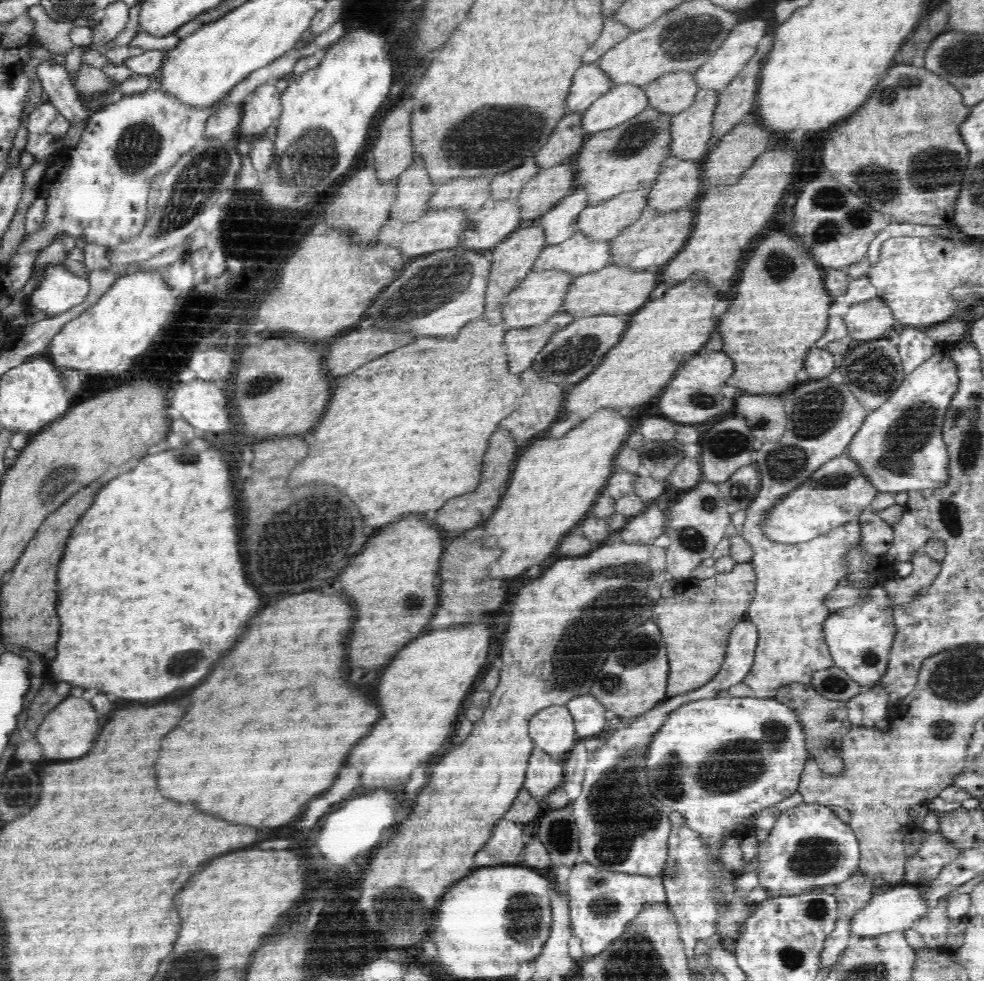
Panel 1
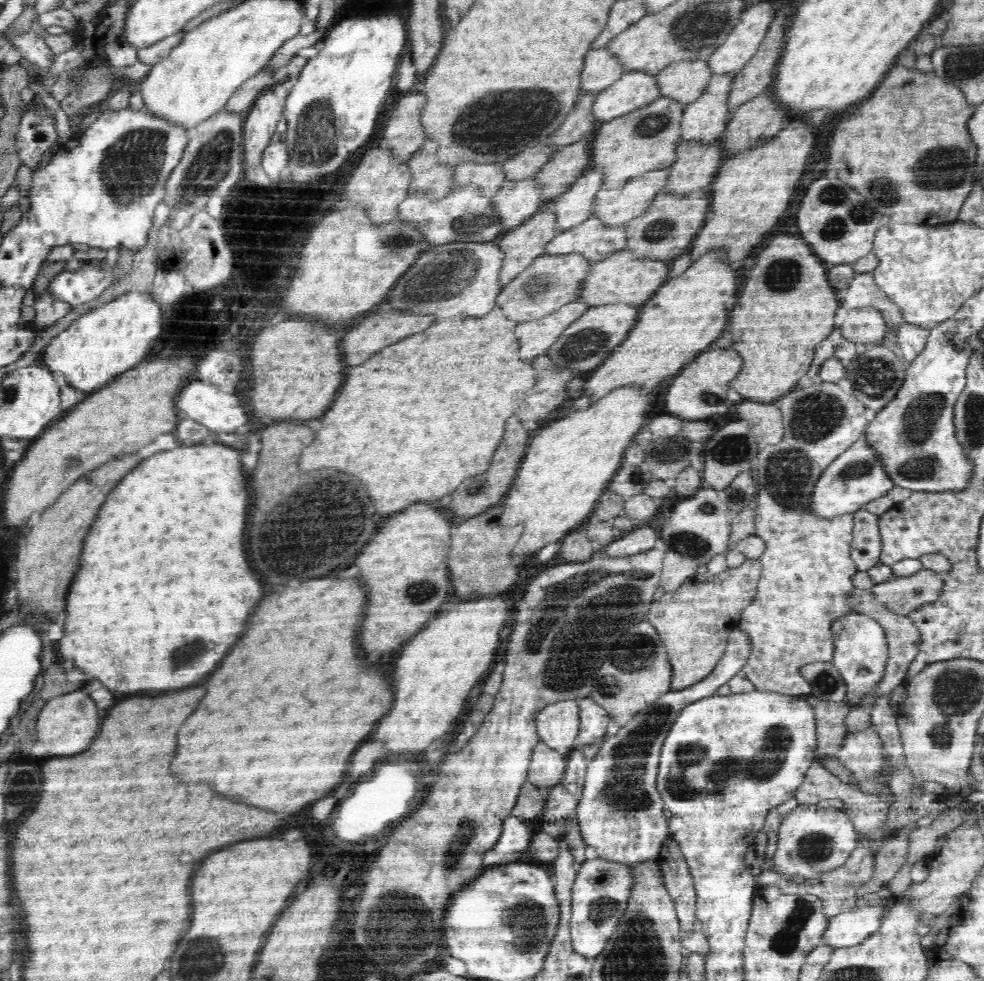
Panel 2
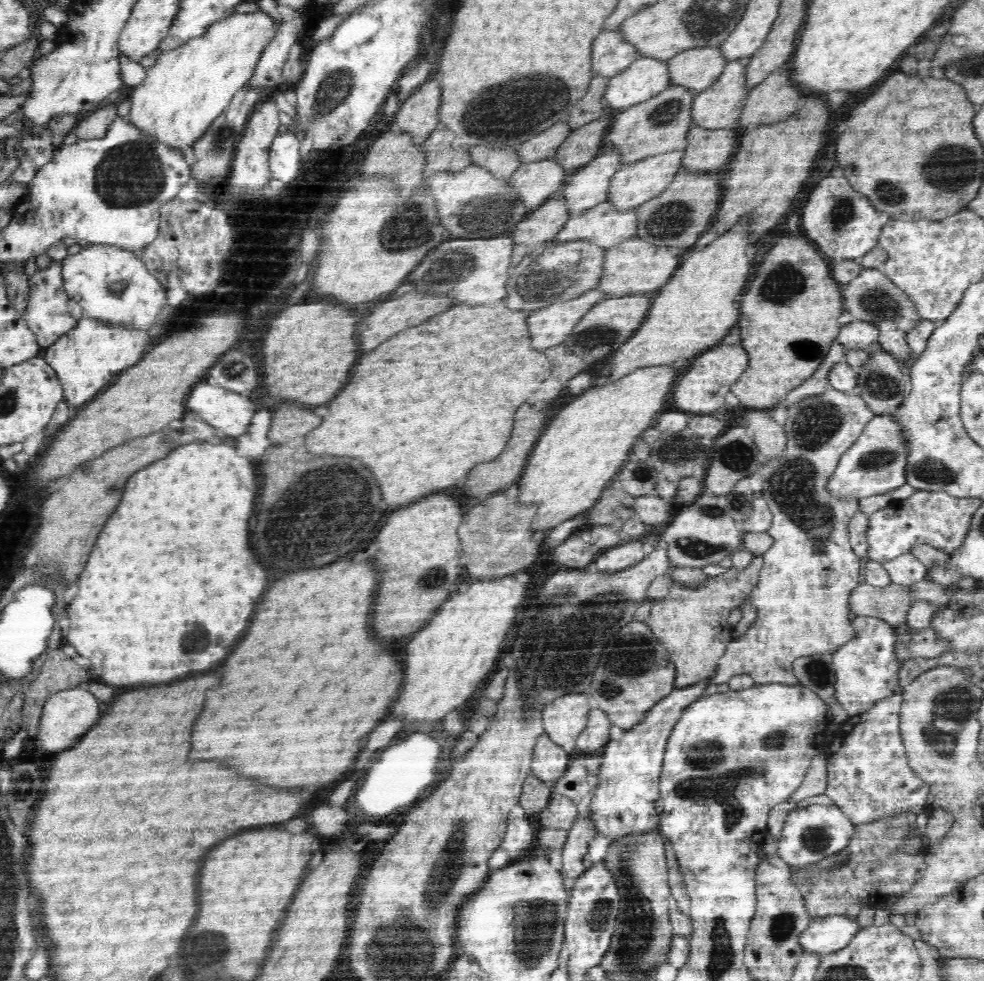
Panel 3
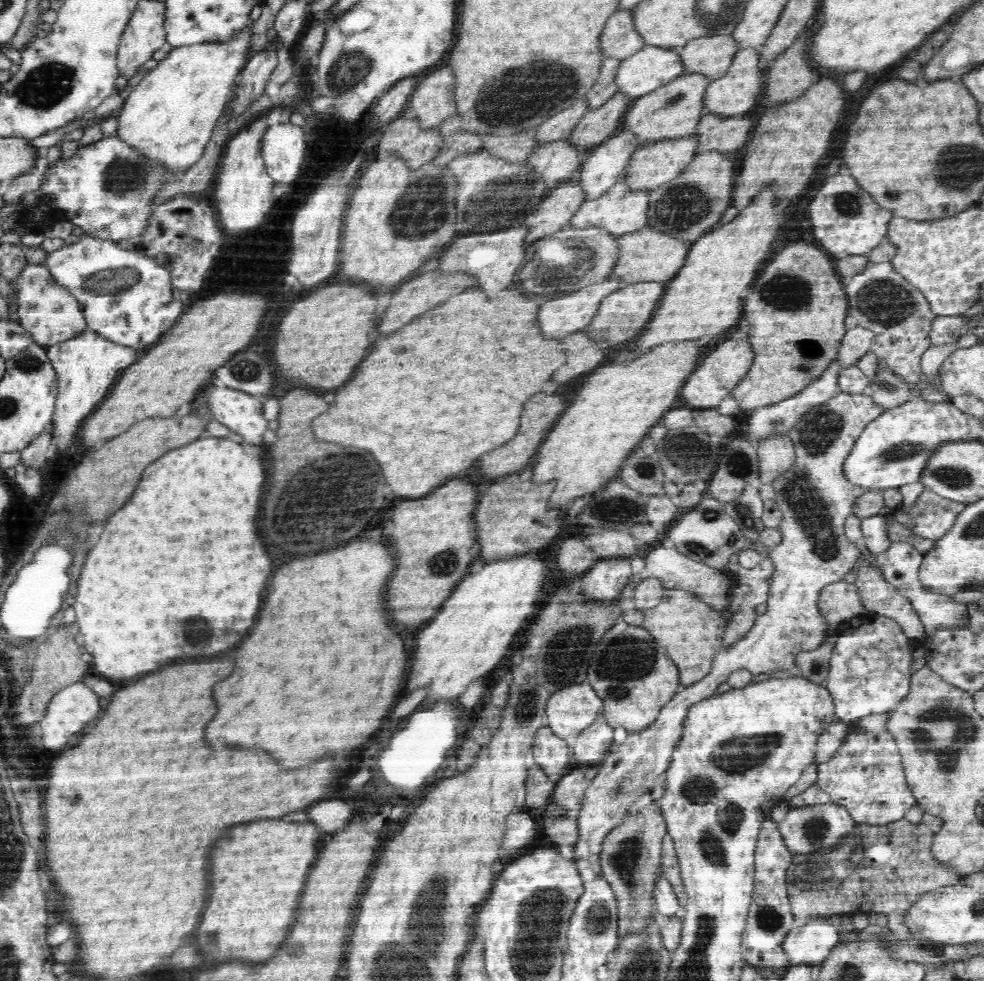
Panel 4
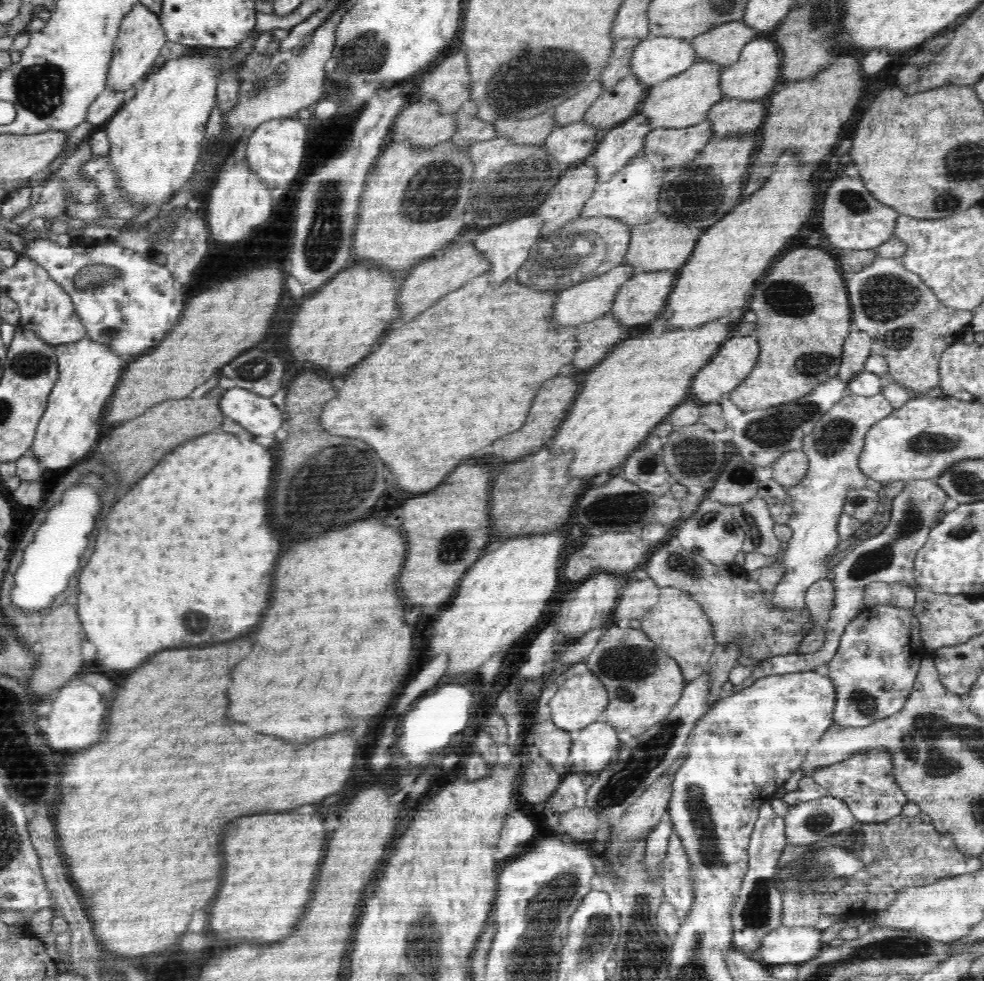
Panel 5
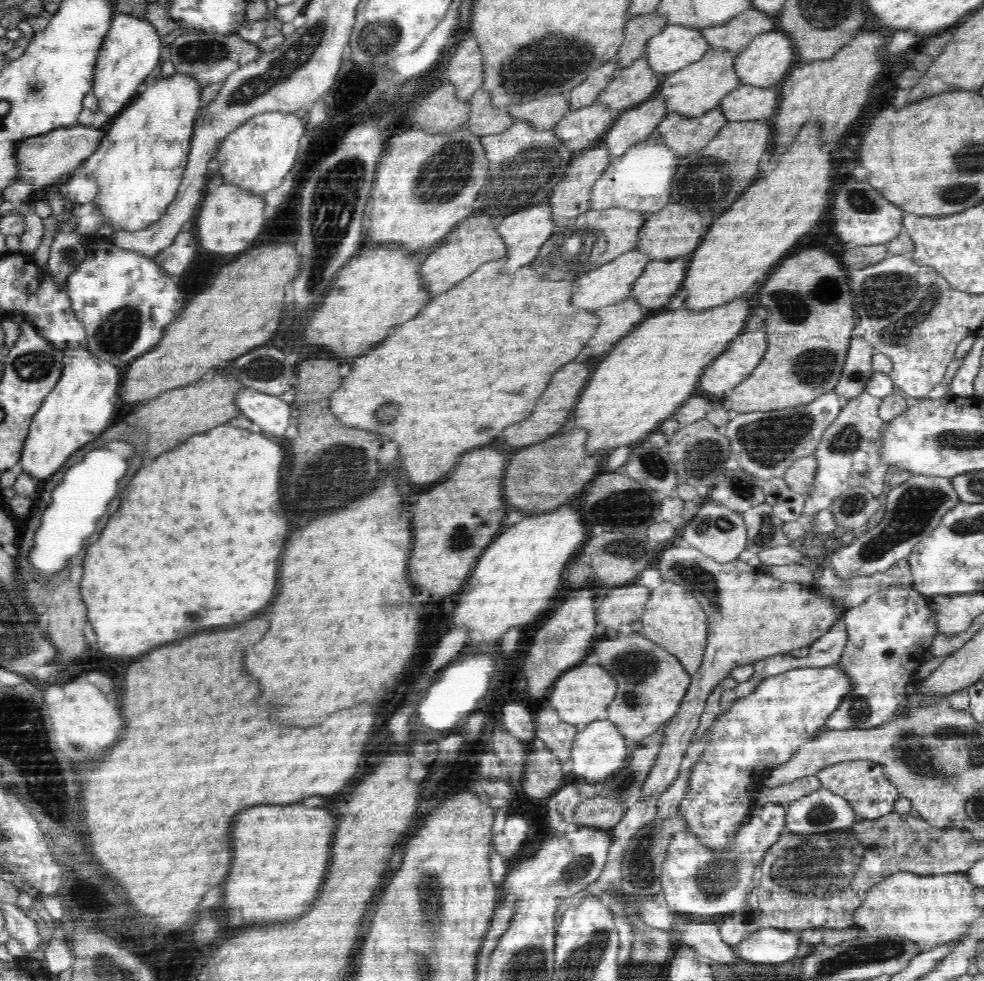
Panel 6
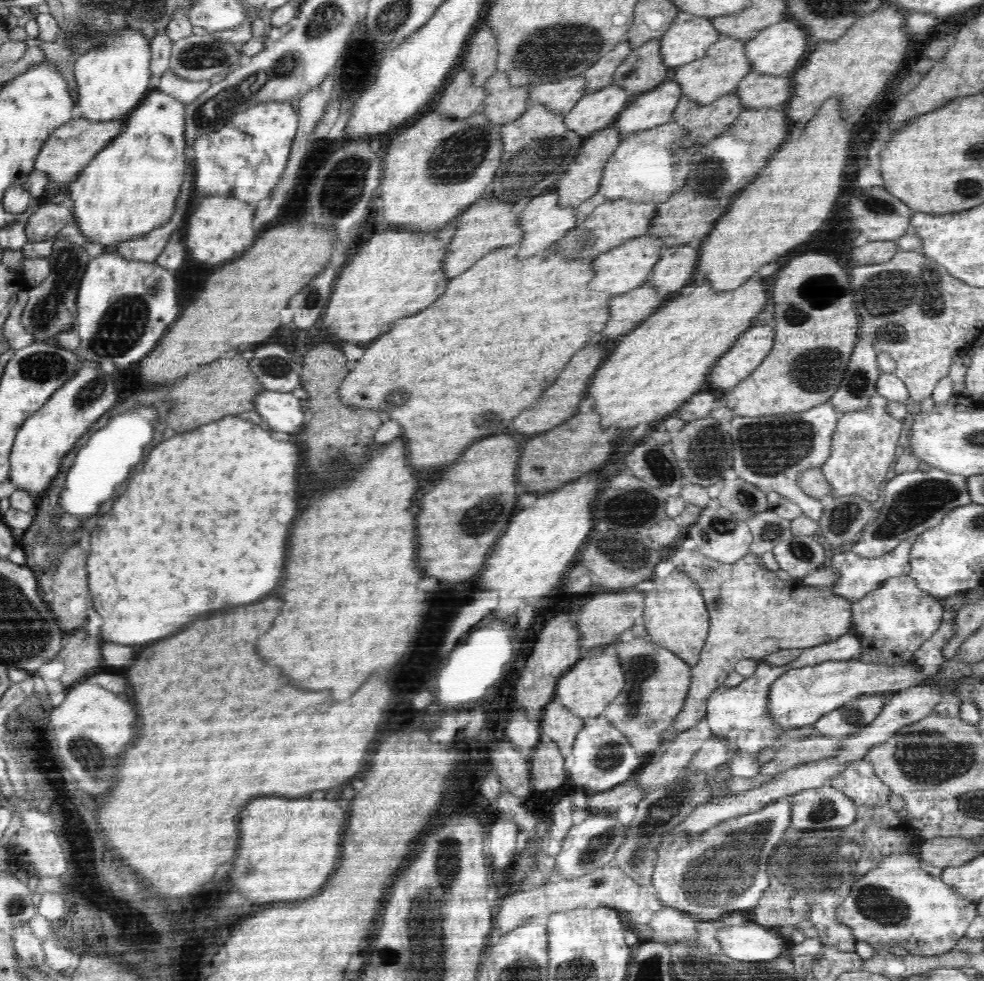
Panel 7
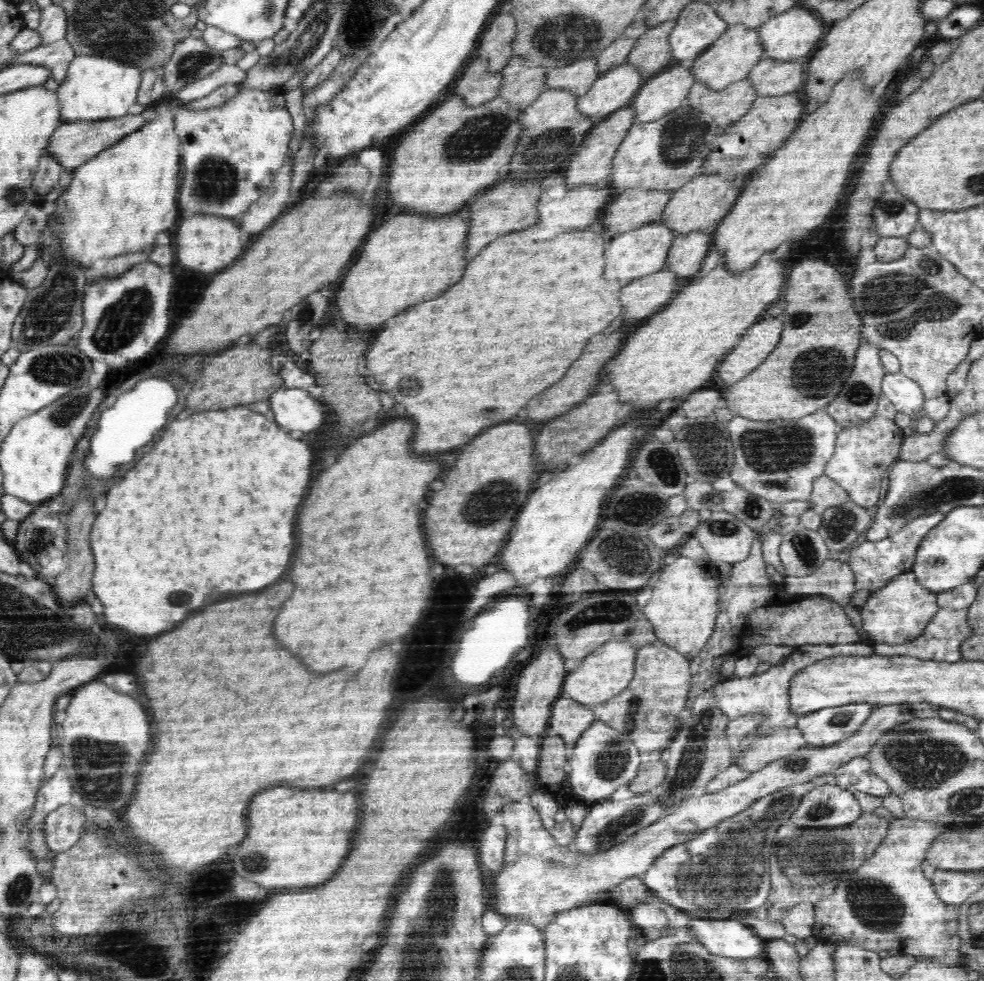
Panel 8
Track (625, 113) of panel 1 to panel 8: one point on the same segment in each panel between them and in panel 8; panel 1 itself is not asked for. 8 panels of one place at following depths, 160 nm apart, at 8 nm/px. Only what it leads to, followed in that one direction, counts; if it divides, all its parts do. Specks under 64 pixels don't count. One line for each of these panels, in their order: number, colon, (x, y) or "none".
2: (635, 89)
3: (644, 78)
4: (645, 71)
5: (655, 59)
6: (675, 47)
7: (688, 38)
8: (698, 26)

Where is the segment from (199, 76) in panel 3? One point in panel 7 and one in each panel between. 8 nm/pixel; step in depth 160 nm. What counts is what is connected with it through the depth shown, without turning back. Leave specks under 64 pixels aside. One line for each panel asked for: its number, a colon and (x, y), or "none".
4: (169, 117)
5: (156, 138)
6: (147, 145)
7: (130, 187)

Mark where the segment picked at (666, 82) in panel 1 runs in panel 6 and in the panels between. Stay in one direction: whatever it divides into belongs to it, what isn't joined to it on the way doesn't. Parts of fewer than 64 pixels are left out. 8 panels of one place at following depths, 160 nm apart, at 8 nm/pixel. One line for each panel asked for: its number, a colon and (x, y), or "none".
2: (684, 81)
3: (696, 69)
4: (711, 56)
5: (722, 45)
6: (736, 34)

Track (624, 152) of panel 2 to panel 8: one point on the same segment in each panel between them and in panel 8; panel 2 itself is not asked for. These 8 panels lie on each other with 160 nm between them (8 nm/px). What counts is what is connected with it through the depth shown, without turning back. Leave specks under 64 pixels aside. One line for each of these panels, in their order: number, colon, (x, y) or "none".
3: (659, 125)
4: (673, 111)
5: (683, 100)
6: (700, 86)
7: (724, 65)
8: (730, 58)

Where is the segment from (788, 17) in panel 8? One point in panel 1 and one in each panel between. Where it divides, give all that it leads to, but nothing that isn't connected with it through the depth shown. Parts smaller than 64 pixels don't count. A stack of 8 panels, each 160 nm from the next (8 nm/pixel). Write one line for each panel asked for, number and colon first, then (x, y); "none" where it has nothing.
1: (690, 130)
2: (705, 119)
3: (719, 106)
4: (735, 93)
5: (757, 71)
6: (770, 56)
7: (780, 48)

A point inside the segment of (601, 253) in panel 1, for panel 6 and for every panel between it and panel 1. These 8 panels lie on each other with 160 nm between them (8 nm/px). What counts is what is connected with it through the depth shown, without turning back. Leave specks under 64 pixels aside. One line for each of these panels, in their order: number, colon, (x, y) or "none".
2: (595, 241)
3: (602, 225)
4: (619, 211)
5: (631, 195)
6: (640, 180)

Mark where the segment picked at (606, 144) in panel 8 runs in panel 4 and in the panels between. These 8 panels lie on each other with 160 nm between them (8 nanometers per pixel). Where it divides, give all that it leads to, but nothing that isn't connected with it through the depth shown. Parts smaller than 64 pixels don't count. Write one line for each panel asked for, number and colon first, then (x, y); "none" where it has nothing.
4: (556, 209)
5: (565, 201)
6: (570, 198)
7: (581, 180)

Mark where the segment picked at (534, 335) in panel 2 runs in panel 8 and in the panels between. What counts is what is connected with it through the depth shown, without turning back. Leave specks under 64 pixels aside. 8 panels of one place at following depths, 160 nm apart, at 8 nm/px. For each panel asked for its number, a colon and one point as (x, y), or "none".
3: (548, 327)
4: (571, 313)
5: (586, 301)
6: (609, 284)
7: (627, 266)
8: (642, 251)

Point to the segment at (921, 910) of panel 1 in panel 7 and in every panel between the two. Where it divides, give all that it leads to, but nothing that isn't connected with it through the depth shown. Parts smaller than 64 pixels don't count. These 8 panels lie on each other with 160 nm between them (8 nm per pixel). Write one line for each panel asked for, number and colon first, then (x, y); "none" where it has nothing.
2: (848, 929)
3: (826, 935)
4: (811, 943)
5: (787, 945)
6: (770, 946)
7: (751, 943)

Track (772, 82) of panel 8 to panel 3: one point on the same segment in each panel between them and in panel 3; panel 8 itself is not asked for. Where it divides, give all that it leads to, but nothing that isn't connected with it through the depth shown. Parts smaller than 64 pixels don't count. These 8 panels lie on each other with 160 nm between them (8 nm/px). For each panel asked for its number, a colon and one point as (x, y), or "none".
3: (706, 150)
4: (726, 134)
5: (729, 117)
6: (745, 103)
7: (756, 91)

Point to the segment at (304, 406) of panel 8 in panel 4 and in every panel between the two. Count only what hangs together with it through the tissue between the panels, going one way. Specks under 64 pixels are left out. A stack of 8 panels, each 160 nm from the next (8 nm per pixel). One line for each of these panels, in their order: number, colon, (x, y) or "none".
4: (241, 412)
5: (257, 414)
6: (273, 416)
7: (281, 410)

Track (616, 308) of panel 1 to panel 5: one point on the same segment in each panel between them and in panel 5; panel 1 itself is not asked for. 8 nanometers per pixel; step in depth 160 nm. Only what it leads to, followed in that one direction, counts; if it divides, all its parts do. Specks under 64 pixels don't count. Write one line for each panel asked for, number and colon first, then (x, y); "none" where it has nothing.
2: (622, 277)
3: (633, 267)
4: (647, 255)
5: (664, 244)

